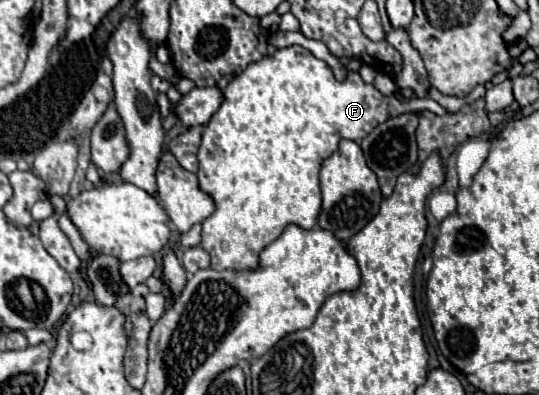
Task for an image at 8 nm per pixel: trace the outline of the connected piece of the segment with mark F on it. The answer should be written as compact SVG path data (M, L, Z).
M302 46L276 50L274 56L262 58L240 72L224 90L220 110L204 128L198 150L198 184L200 190L212 196L216 210L202 222L202 248L212 258L214 270L256 270L260 252L272 244L288 224L314 228L320 214L320 168L326 158L338 150L342 138L360 142L380 122L404 112L430 110L438 116L449 114L432 98L402 102L396 96L382 96L372 84L364 84L358 72L348 74L348 82L336 82L328 64L318 60Z

